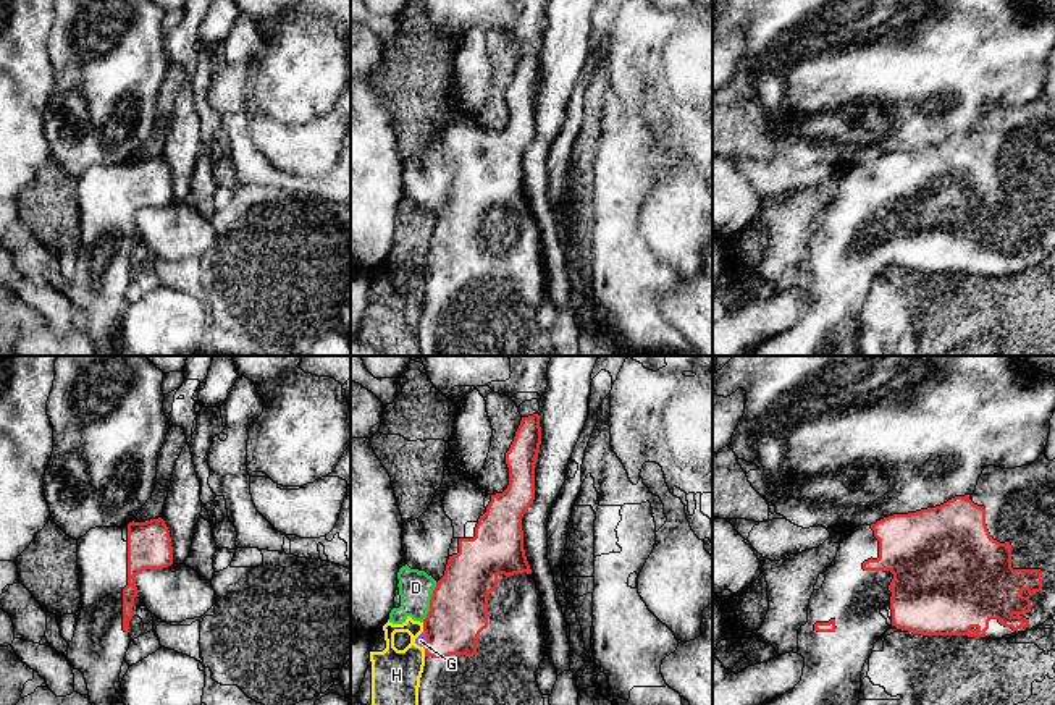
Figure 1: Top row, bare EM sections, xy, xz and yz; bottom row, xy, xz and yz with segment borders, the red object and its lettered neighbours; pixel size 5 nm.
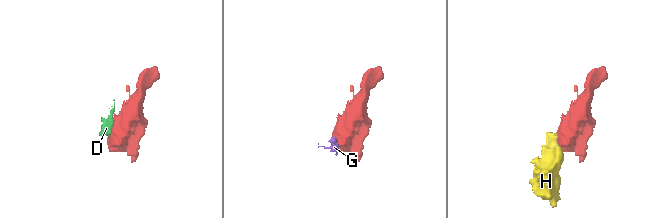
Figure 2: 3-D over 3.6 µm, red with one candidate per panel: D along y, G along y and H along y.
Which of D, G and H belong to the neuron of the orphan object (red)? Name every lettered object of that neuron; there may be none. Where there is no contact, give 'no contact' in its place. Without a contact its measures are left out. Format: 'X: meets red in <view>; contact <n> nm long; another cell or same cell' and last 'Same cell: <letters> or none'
D: meets red in xz; contact 220 nm long; another cell
G: meets red in xz; contact 100 nm long; another cell
H: meets red in xz; contact 50 nm long; another cell
Same cell: none

